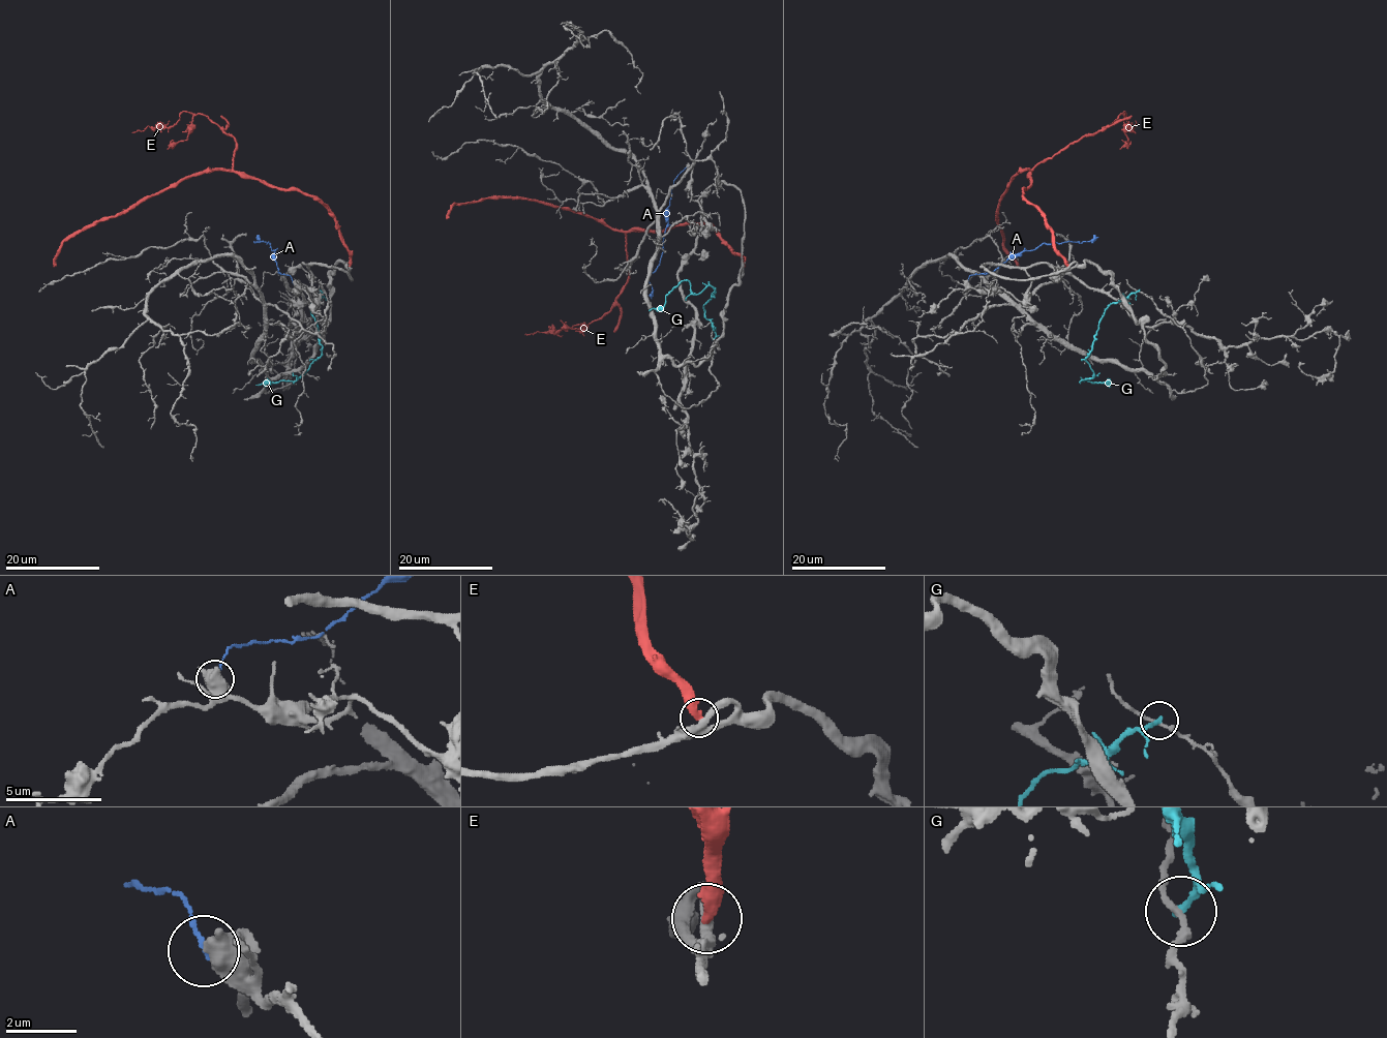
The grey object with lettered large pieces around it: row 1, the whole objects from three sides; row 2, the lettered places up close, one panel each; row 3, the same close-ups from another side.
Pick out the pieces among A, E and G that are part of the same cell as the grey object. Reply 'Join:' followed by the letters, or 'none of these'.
Join: none of these

